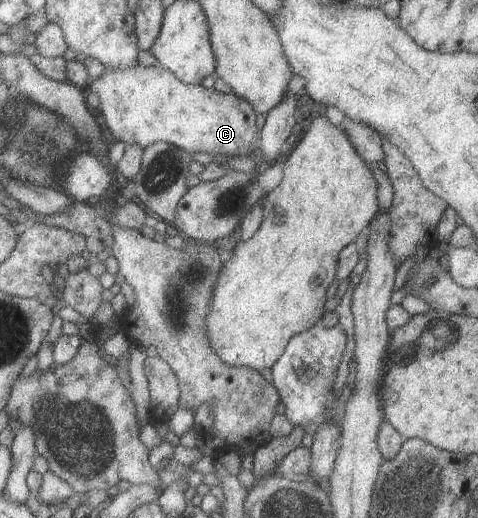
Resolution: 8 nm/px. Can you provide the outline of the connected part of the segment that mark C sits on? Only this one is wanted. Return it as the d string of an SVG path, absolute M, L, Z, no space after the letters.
M141 64L123 70L105 67L100 77L91 78L87 90L99 96L99 111L117 141L143 148L163 141L192 154L256 157L253 141L258 133L257 112L233 92L221 94L214 87L188 85L164 66Z

